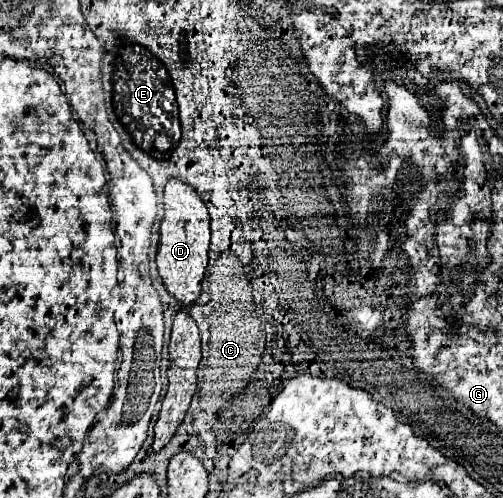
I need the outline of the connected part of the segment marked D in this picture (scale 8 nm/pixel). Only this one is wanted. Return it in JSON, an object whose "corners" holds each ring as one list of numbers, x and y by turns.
{"corners":[[170,177,164,187,164,219,160,223,160,245,156,263,166,289,176,297,178,305,190,305,200,295,200,281,208,265,210,215,200,193,180,177]]}

